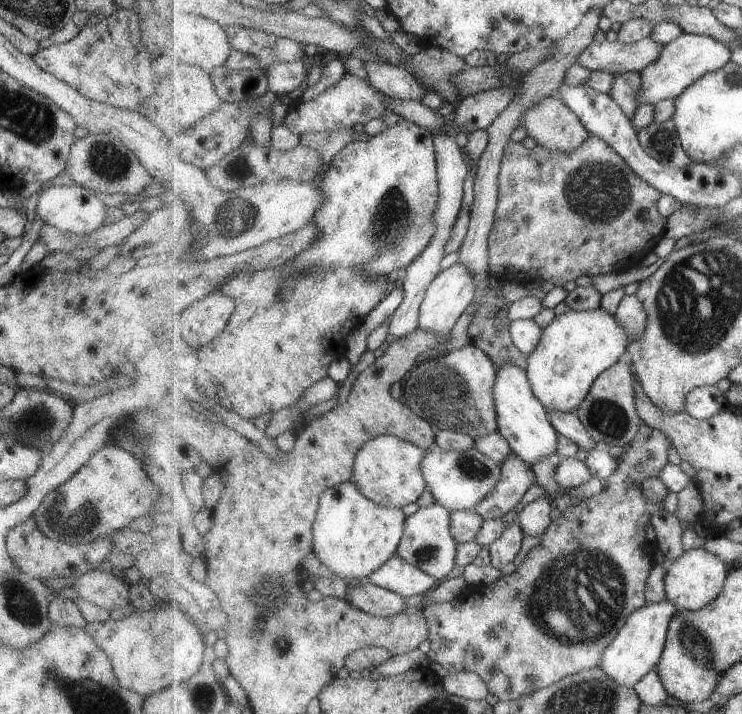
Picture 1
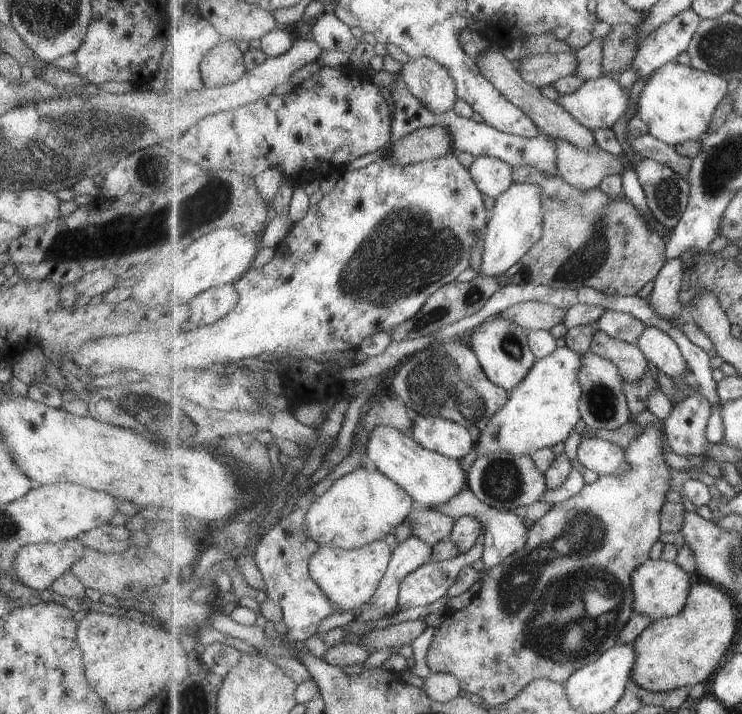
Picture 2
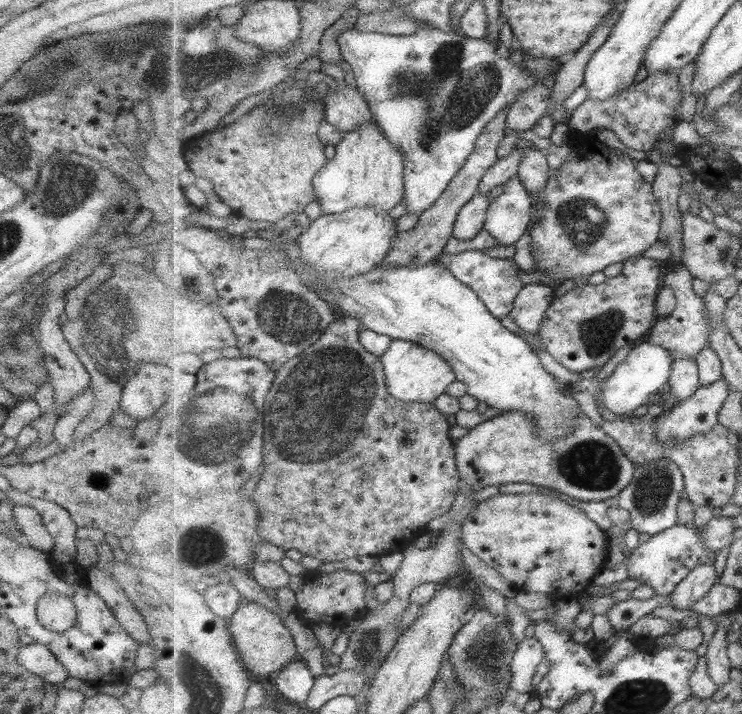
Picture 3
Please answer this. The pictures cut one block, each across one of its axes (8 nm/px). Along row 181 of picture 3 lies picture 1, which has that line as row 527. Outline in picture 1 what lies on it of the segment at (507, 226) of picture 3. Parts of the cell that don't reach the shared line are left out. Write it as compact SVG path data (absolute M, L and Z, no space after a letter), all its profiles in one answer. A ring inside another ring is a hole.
M518 522L515 525L509 526L503 532L501 538L498 538L489 546L492 556L492 566L503 570L509 562L513 562L519 556L519 552L521 552L525 536L526 534Z

